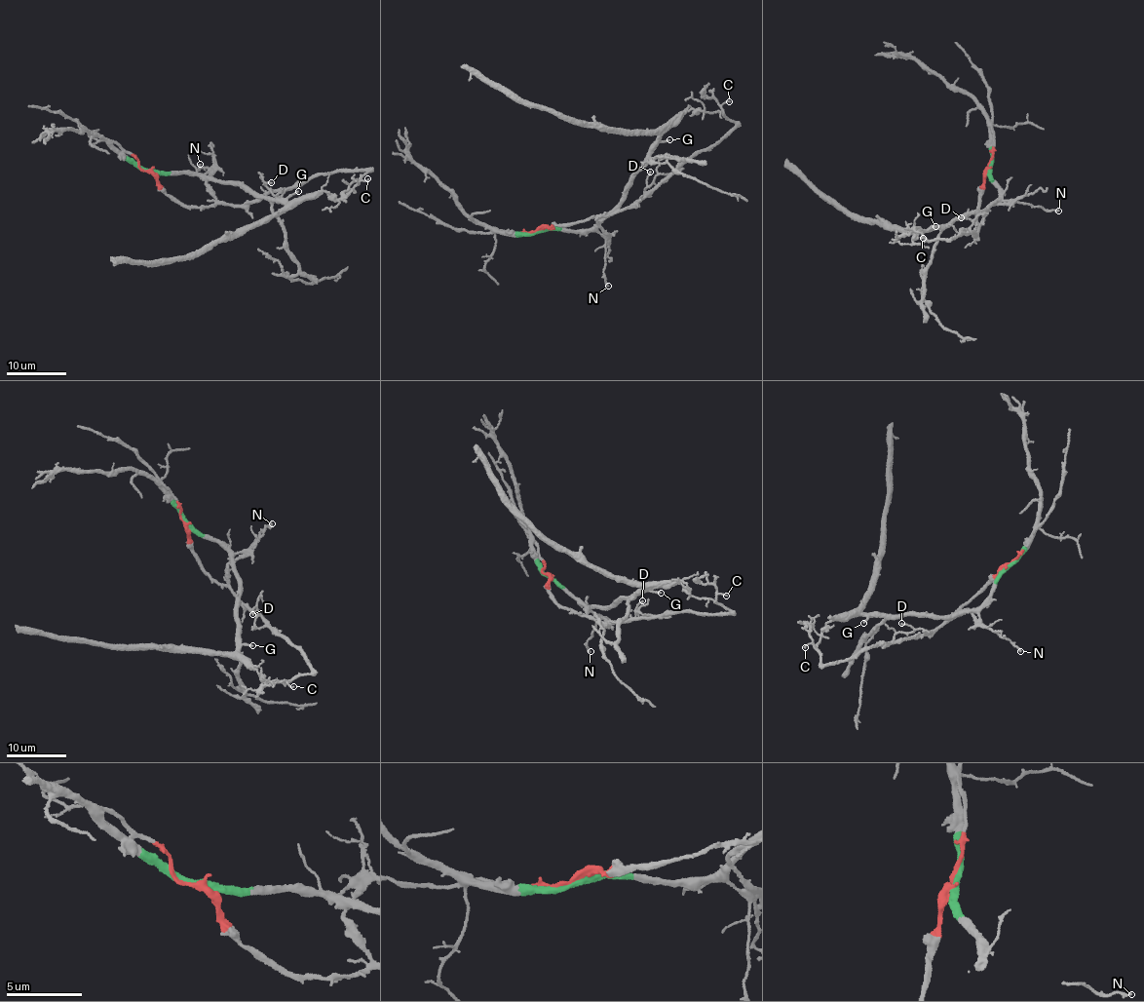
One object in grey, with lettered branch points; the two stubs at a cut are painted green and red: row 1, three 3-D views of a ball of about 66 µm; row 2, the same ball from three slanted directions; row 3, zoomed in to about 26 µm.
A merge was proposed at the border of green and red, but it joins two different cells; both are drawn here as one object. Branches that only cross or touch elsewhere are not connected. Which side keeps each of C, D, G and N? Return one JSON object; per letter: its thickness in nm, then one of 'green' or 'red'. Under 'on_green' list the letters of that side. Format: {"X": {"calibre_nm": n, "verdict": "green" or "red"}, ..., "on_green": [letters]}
{"C": {"calibre_nm": 100, "verdict": "red"}, "D": {"calibre_nm": 120, "verdict": "red"}, "G": {"calibre_nm": 150, "verdict": "green"}, "N": {"calibre_nm": 170, "verdict": "green"}, "on_green": ["G", "N"]}

